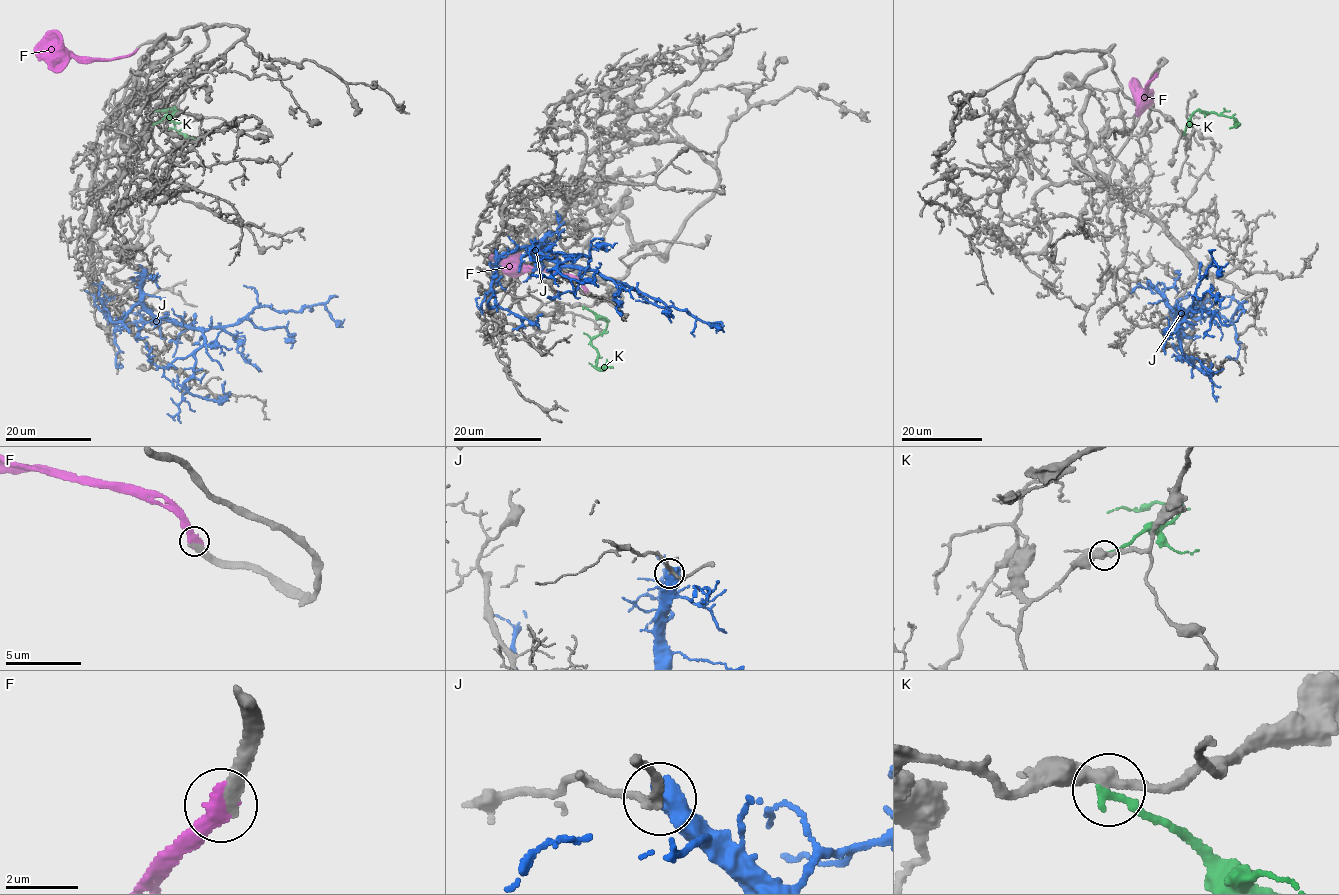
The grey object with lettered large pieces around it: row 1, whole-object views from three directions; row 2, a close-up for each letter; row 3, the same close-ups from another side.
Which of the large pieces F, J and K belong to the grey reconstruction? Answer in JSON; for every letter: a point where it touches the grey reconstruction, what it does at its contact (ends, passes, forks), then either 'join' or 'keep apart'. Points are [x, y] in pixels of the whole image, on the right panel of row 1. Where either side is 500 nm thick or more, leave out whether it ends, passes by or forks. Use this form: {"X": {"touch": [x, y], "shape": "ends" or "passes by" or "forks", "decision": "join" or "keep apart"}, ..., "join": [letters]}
{"F": {"touch": [1156, 75], "shape": "ends", "decision": "join"}, "J": {"touch": [1148, 282], "decision": "keep apart"}, "K": {"touch": [1183, 133], "shape": "ends", "decision": "keep apart"}, "join": ["F"]}

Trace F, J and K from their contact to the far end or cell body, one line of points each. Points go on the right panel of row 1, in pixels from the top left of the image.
F: (1156, 75), (1145, 93), (1147, 96), (1139, 97)
J: (1148, 282), (1172, 308), (1185, 316), (1212, 261), (1217, 271), (1222, 267)
K: (1183, 133), (1198, 110), (1232, 117), (1239, 124), (1237, 126)

